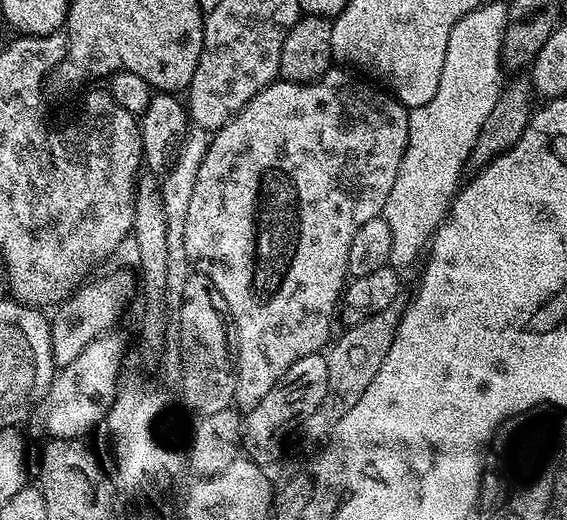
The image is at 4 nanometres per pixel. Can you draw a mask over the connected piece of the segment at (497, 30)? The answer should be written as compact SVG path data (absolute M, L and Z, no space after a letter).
M486 2L458 18L450 30L450 42L446 42L446 62L442 62L442 78L434 98L408 113L406 154L382 213L386 226L390 226L388 262L397 270L405 270L425 255L432 233L448 215L452 197L461 187L460 175L465 175L482 126L490 118L490 110L494 110L506 80L502 53L508 21L508 4L504 2Z

